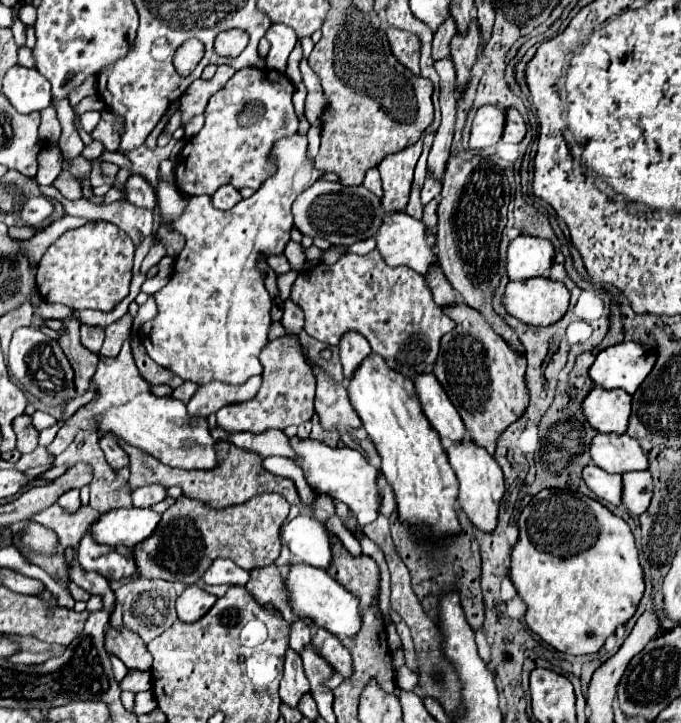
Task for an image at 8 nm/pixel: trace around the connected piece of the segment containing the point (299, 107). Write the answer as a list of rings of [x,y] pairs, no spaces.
[[[298,83],[295,85],[295,95],[293,95],[293,103],[295,103],[295,111],[299,117],[303,117],[303,103],[307,97],[307,89],[304,84]]]

